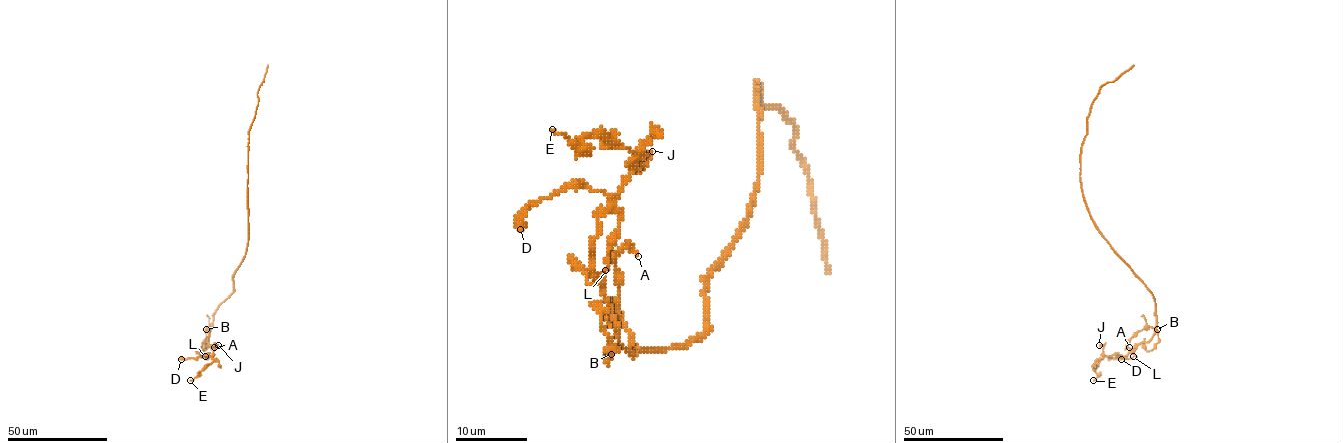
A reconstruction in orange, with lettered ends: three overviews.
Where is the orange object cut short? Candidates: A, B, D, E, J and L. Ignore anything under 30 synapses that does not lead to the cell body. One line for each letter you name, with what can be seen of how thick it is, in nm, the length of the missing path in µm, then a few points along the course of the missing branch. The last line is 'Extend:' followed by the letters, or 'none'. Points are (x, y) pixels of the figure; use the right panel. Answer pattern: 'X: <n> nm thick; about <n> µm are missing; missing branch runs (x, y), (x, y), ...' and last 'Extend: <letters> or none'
Extend: none

